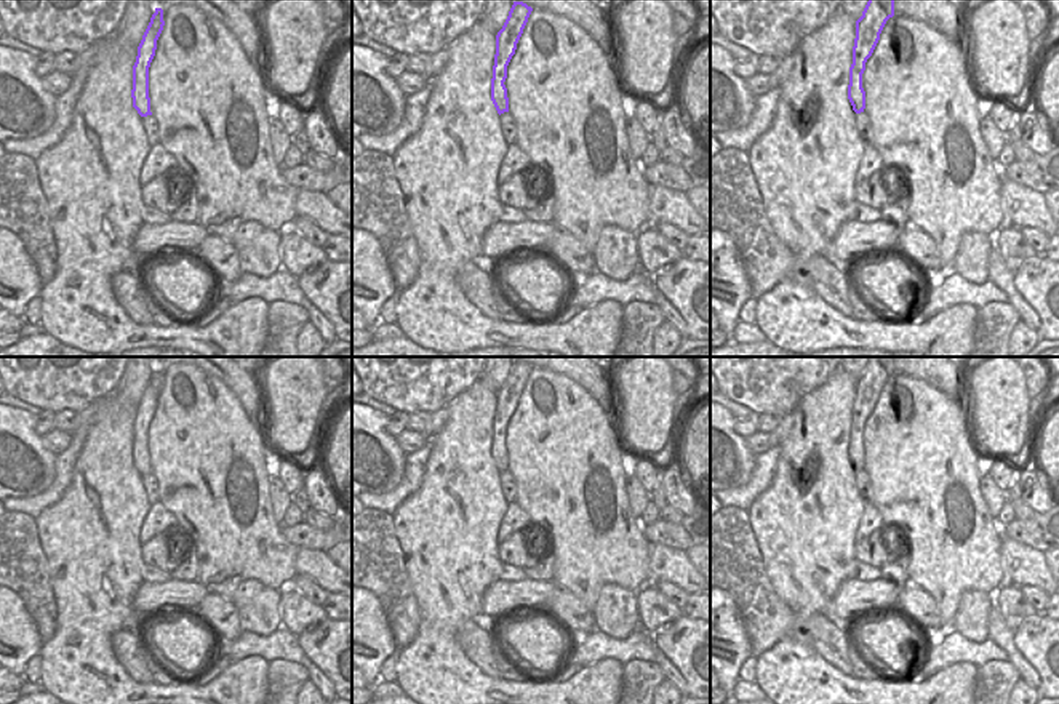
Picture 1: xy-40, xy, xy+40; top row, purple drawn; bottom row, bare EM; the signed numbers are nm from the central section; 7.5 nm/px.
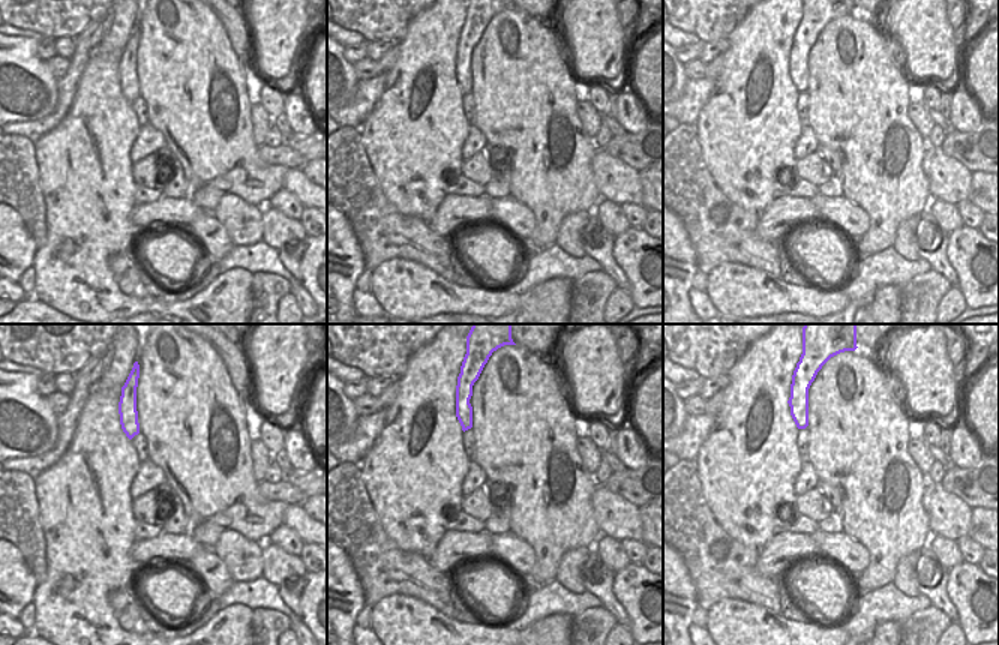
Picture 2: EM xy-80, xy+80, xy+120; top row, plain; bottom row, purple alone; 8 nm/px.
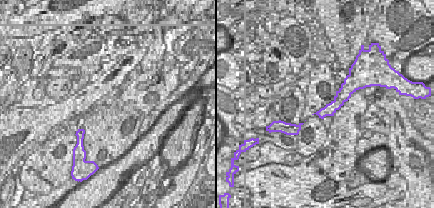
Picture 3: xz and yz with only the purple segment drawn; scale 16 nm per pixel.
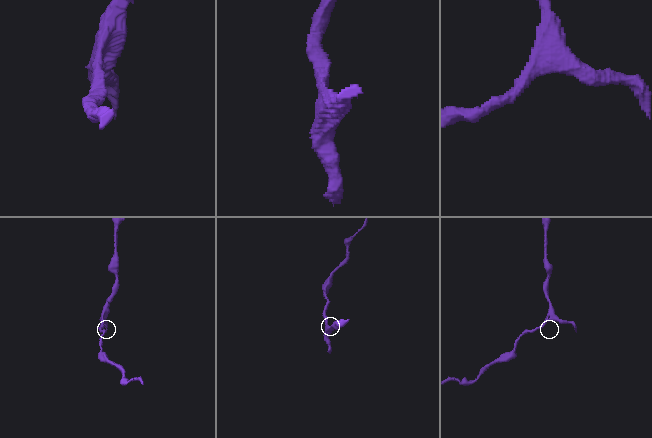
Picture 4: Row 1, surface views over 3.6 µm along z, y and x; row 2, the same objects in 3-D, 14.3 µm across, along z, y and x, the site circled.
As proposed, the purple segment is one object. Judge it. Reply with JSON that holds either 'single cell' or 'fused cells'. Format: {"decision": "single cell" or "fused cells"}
{"decision": "single cell"}

